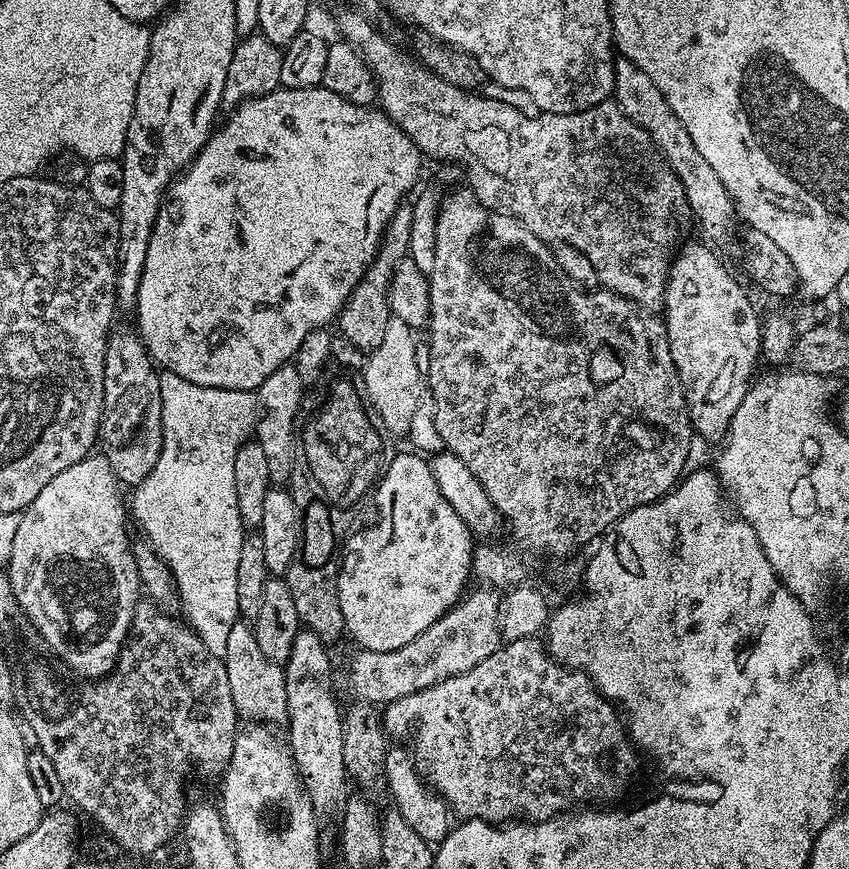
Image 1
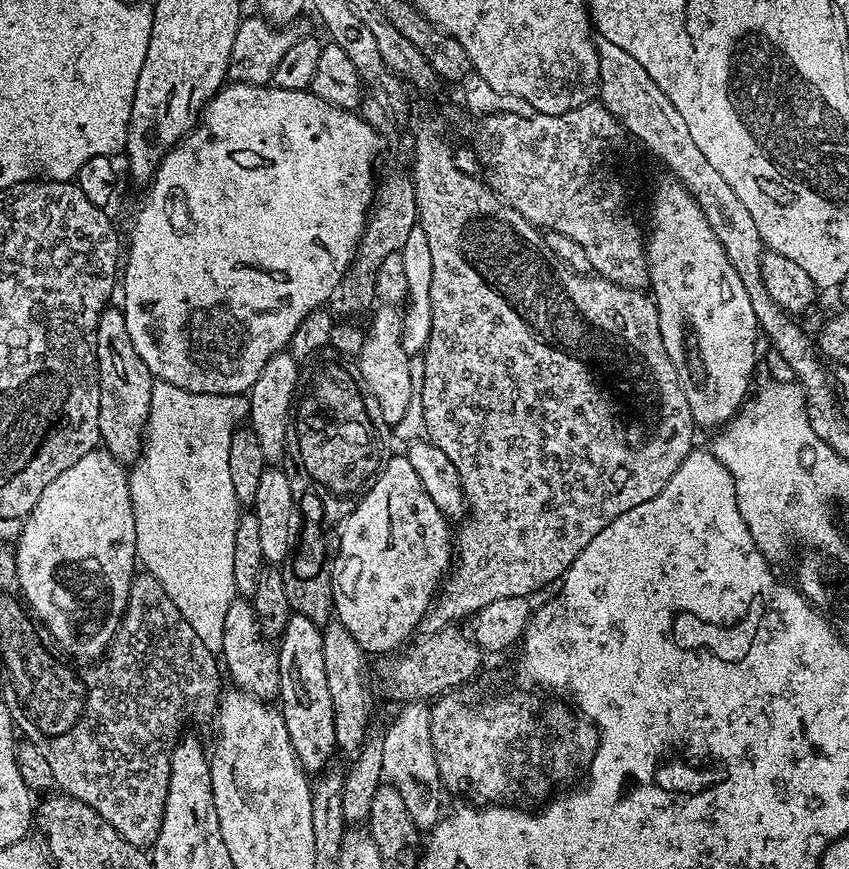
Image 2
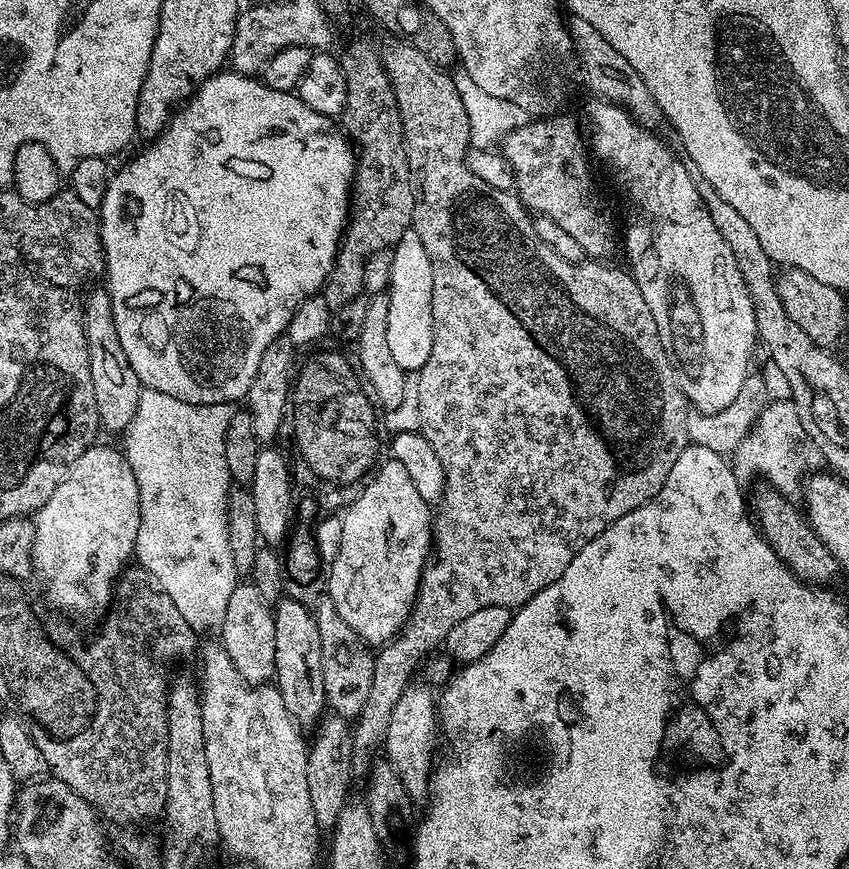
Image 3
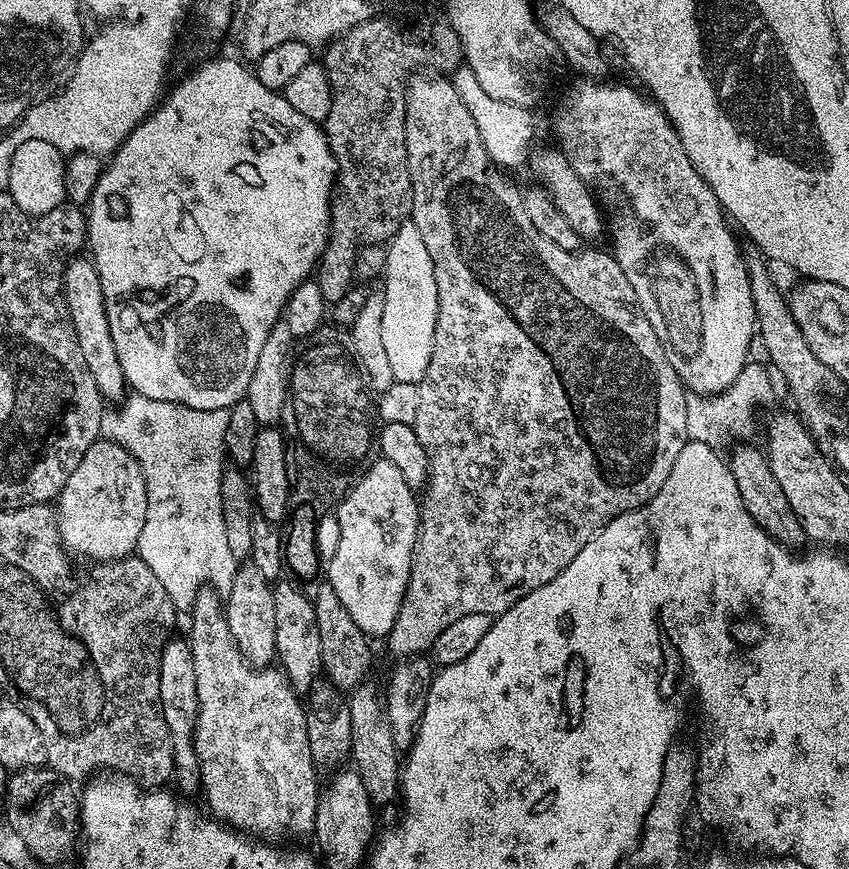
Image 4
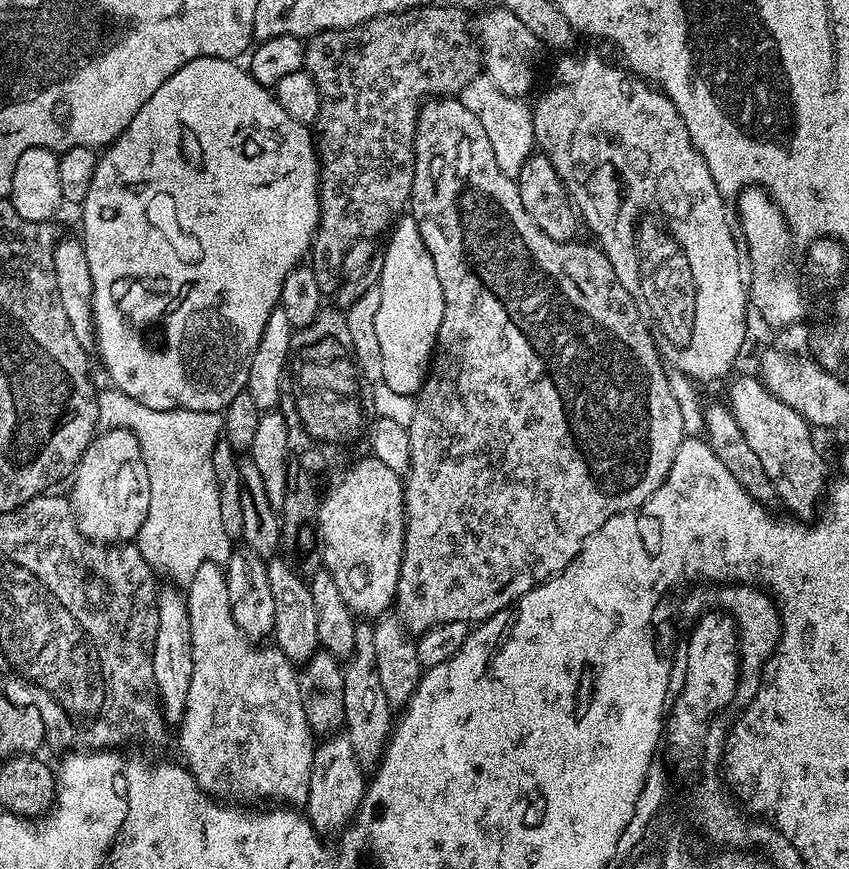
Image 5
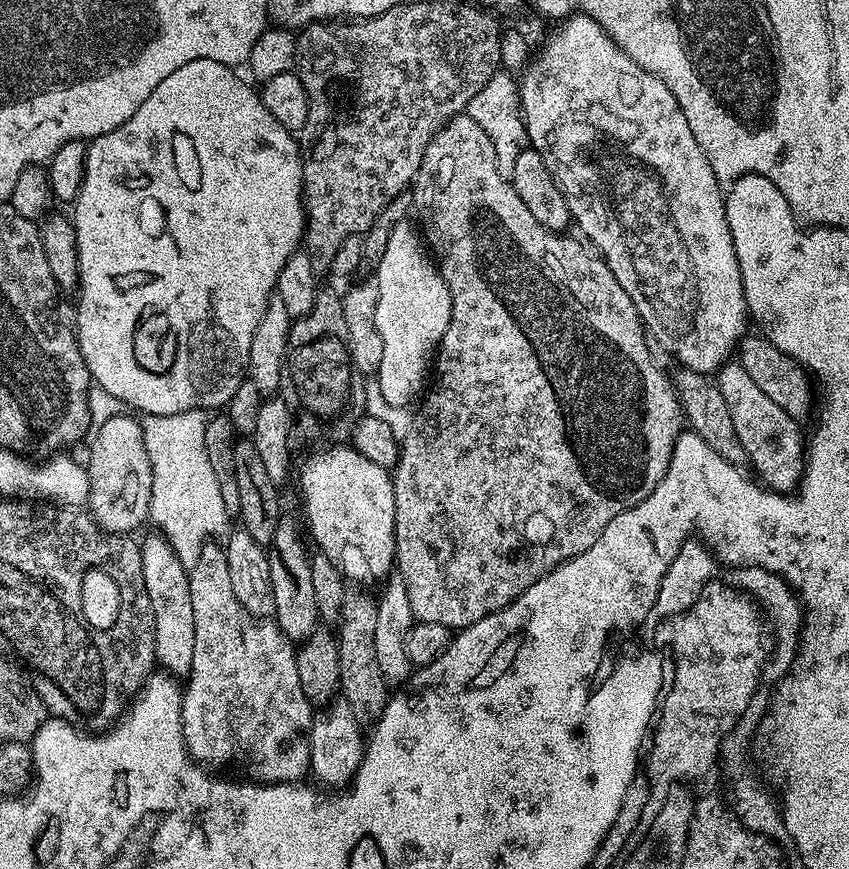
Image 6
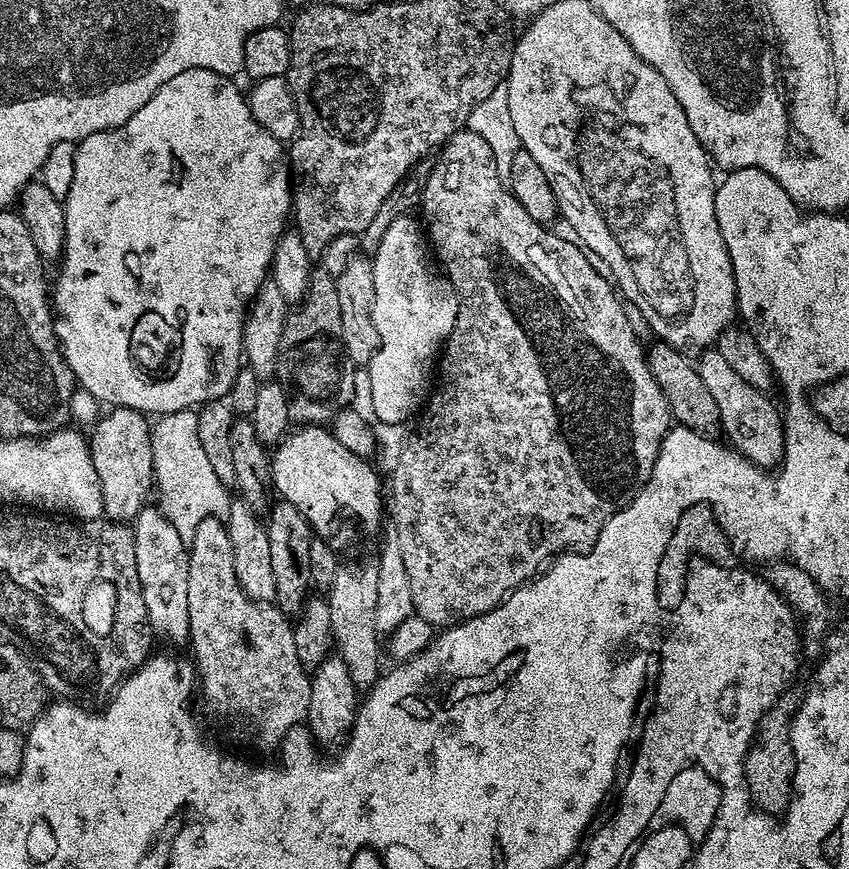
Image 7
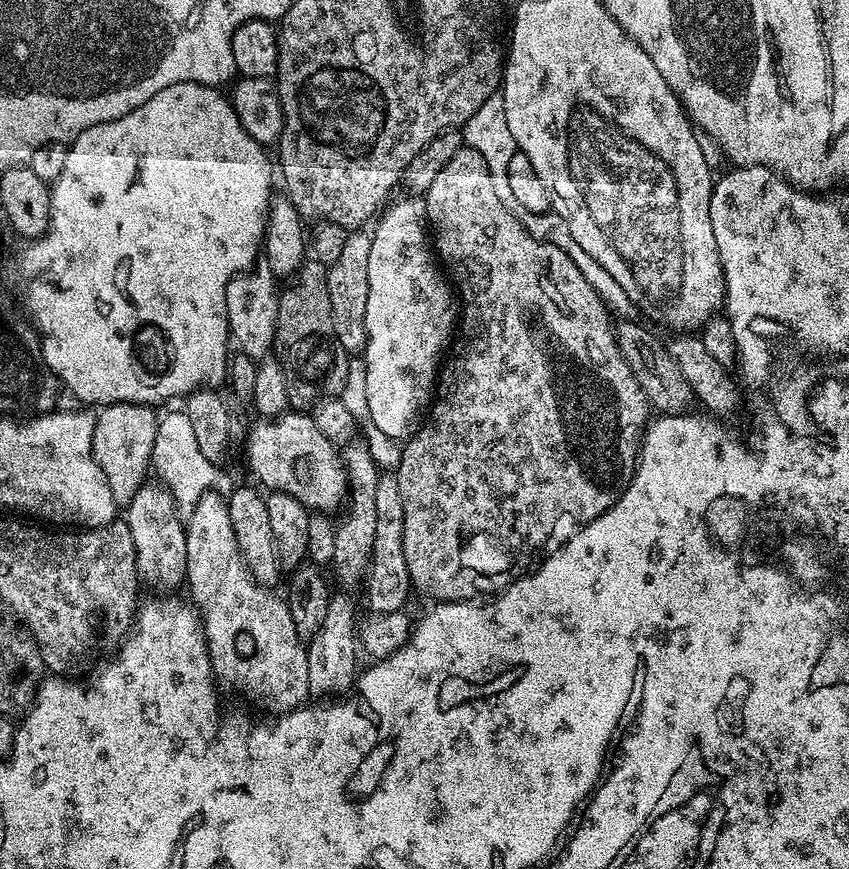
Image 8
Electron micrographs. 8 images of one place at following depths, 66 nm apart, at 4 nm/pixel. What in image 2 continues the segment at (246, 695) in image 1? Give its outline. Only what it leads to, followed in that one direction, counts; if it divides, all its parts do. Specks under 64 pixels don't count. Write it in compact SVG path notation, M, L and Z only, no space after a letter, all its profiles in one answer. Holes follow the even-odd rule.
M237 598L232 601L230 610L226 610L226 630L222 630L222 650L219 655L222 657L223 667L232 675L232 680L237 689L258 697L259 700L272 702L280 694L280 667L278 666L278 651L273 641L264 636L257 620L253 601L248 598Z

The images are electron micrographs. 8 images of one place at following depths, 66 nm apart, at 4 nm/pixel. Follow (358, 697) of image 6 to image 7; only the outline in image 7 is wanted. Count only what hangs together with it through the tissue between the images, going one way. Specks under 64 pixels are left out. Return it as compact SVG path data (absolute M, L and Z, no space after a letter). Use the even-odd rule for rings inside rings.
M356 556L353 560L341 559L338 574L334 574L334 582L326 589L326 599L330 606L330 626L335 649L342 662L346 662L350 678L357 689L371 689L382 675L382 636L376 630L374 618L378 602L378 570L375 559L367 560L364 556Z

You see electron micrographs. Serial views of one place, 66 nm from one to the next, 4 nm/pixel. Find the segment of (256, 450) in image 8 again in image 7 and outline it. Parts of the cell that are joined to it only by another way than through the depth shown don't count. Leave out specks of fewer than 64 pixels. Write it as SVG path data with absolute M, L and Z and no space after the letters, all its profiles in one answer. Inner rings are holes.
M300 428L289 431L288 435L275 445L274 451L270 456L271 463L271 487L274 489L277 497L283 498L286 502L290 502L294 506L298 506L298 510L302 510L302 514L306 514L306 522L310 522L313 533L321 540L327 540L328 545L337 550L343 550L356 535L359 534L360 528L364 532L372 532L380 524L380 515L386 512L386 500L380 497L380 476L371 468L369 461L362 456L350 454L350 450L346 450L346 446L342 446L342 442L338 442L338 438L328 429L324 428Z

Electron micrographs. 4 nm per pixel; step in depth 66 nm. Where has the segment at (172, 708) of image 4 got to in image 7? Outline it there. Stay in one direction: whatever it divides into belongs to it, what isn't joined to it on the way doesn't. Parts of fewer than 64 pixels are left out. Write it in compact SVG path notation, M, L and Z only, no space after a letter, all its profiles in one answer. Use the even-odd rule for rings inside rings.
M145 506L131 525L134 534L134 562L138 566L138 582L142 586L142 598L146 602L148 625L153 633L172 644L189 643L190 602L186 595L186 581L190 578L188 544L170 526L159 507Z

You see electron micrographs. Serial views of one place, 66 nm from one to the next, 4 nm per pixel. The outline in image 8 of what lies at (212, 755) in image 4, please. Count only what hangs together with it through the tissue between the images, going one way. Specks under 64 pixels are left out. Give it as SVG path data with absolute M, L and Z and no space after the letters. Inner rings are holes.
M213 490L208 492L191 509L186 516L186 589L191 603L195 605L200 613L200 622L204 626L204 641L208 647L208 657L212 663L212 673L216 675L217 681L228 688L233 688L236 692L241 692L248 700L253 700L260 708L269 708L272 714L283 714L292 712L295 708L301 707L309 699L310 693L308 683L310 674L308 673L308 650L305 641L300 639L298 630L294 628L294 618L290 618L287 599L283 595L275 596L277 593L270 588L264 588L250 574L242 554L238 550L238 538L234 538L234 526L230 526L230 514L228 513L228 501L223 495L219 496L219 491Z

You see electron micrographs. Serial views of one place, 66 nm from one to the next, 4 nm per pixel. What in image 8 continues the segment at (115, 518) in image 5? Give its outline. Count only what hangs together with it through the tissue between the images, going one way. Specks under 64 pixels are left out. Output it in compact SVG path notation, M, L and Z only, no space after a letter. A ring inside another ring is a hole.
M109 404L101 407L95 418L92 453L102 474L106 474L106 482L110 482L110 494L114 494L117 505L126 506L150 476L157 409L146 404Z

